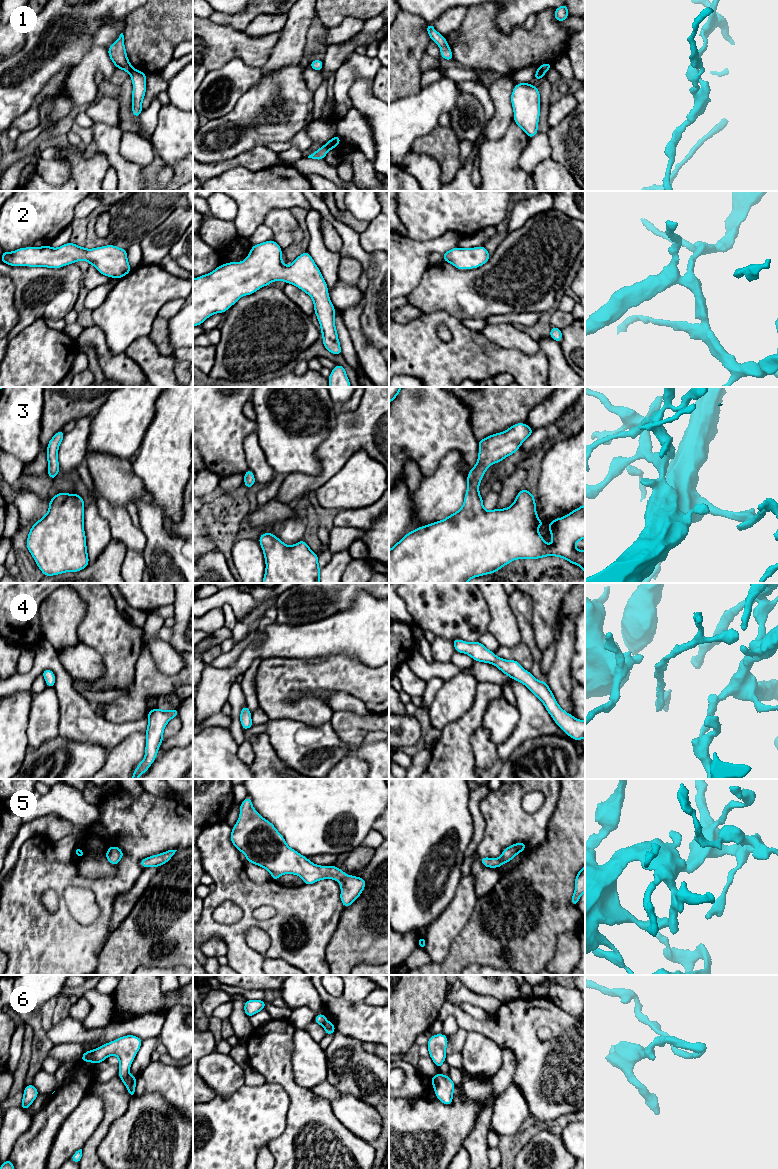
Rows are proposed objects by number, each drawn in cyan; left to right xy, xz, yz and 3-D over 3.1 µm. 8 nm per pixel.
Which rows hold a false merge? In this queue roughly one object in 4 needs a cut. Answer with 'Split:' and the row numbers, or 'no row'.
Split: 1, 6

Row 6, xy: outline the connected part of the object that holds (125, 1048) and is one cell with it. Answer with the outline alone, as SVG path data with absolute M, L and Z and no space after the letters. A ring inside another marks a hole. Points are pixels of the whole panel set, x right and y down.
M126 1035L114 1041L103 1044L97 1049L83 1053L80 1061L92 1062L95 1065L105 1061L108 1056L119 1058L119 1077L124 1084L129 1079L129 1069L142 1044L142 1039L135 1035Z

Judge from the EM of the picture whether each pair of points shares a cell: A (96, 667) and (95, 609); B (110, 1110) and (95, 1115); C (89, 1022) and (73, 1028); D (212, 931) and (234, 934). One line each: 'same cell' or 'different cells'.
A: different cells
B: different cells
C: different cells
D: same cell

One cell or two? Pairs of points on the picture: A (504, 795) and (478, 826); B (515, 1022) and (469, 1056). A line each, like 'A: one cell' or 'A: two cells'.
A: two cells
B: two cells

